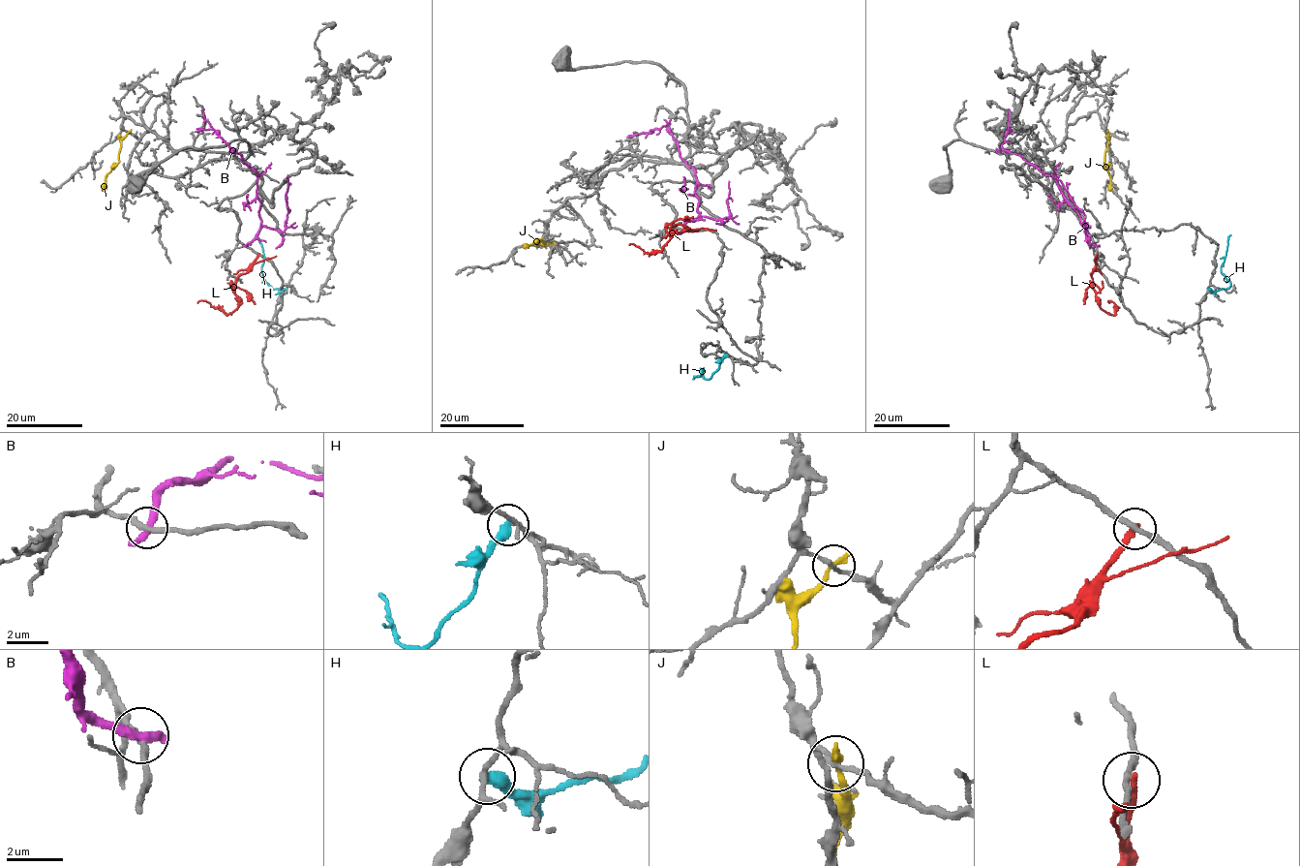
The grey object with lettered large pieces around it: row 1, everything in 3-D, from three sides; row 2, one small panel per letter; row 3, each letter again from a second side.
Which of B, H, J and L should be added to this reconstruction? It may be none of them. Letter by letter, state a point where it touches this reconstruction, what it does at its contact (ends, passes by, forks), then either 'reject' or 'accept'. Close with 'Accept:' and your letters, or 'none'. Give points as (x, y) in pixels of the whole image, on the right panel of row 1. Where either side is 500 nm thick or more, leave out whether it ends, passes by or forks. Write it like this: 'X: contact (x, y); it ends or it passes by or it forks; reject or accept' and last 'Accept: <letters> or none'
B: contact (1096, 245); it ends; reject
H: contact (1208, 289); it ends; reject
J: contact (1107, 132); it ends; reject
L: contact (1097, 255); it ends; reject
Accept: none

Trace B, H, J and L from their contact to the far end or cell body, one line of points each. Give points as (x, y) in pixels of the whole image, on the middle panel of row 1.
B: (682, 231), (687, 221), (694, 220), (699, 213), (695, 171), (680, 156), (678, 142), (664, 125), (635, 134)
H: (726, 355), (719, 367), (708, 379), (704, 378), (701, 368), (703, 374), (693, 379)
J: (552, 243), (537, 240), (528, 246), (524, 244)
L: (697, 231), (689, 231), (682, 224), (674, 225), (671, 228), (674, 233), (661, 251), (647, 253), (629, 245)

